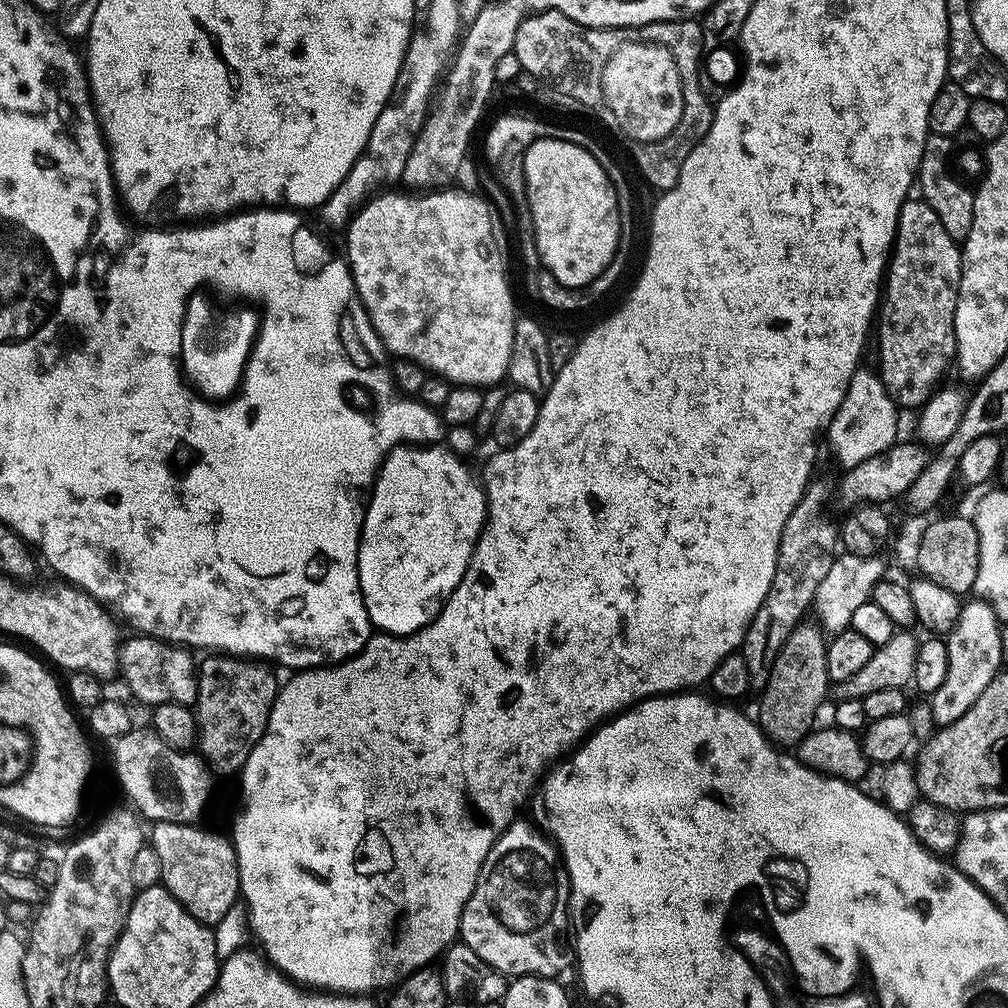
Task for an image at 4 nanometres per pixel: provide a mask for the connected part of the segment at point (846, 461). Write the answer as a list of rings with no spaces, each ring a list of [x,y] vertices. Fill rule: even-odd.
[[[857,370],[850,378],[850,386],[846,390],[846,398],[842,398],[842,406],[828,423],[826,440],[832,447],[832,456],[847,470],[858,466],[858,462],[866,462],[866,458],[874,458],[874,454],[882,454],[887,448],[897,443],[896,412],[898,405],[892,395],[886,391],[875,371]]]

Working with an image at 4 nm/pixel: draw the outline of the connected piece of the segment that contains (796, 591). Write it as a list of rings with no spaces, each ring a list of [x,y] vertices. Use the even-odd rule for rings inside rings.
[[[809,483],[804,497],[798,506],[786,518],[786,526],[782,530],[782,538],[776,555],[774,582],[770,582],[770,590],[766,598],[762,598],[762,606],[758,606],[758,614],[750,622],[744,635],[742,655],[749,671],[751,687],[763,688],[776,655],[783,644],[790,638],[791,632],[802,624],[804,615],[809,615],[815,605],[818,586],[822,586],[822,578],[830,571],[830,566],[838,555],[838,528],[824,520],[824,502],[828,498],[828,488],[824,484]]]

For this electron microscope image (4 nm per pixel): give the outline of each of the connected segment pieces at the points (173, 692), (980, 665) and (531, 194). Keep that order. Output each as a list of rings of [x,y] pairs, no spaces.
[[[136,634],[136,637],[133,640],[125,639],[123,641],[122,647],[118,652],[118,666],[122,671],[122,680],[124,676],[124,680],[128,683],[128,688],[133,692],[134,695],[137,696],[138,699],[141,700],[142,703],[148,704],[147,706],[155,706],[158,704],[187,704],[189,706],[195,705],[196,702],[196,678],[198,675],[198,664],[194,659],[192,661],[193,653],[189,651],[187,647],[181,646],[179,644],[169,644],[166,640],[157,640],[154,636],[145,636],[143,634]]]
[[[979,598],[961,603],[958,622],[947,633],[946,643],[950,654],[950,666],[946,669],[946,678],[938,690],[931,693],[930,701],[933,718],[937,725],[943,726],[962,718],[974,702],[990,686],[990,682],[1001,671],[1000,659],[1004,656],[1004,640],[1000,637],[1002,621],[994,614],[992,607]]]
[[[539,140],[524,152],[522,188],[526,200],[528,196],[526,212],[532,216],[536,252],[542,268],[549,271],[562,286],[586,287],[592,279],[602,274],[602,270],[614,258],[619,244],[619,206],[610,178],[589,149],[569,140]]]

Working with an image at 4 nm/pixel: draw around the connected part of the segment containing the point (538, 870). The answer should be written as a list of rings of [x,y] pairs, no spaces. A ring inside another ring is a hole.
[[[513,822],[512,825],[500,835],[498,842],[494,842],[494,846],[490,850],[490,854],[486,854],[486,862],[480,868],[478,874],[478,882],[474,886],[474,890],[470,894],[470,898],[466,902],[466,906],[460,915],[459,939],[469,948],[474,950],[474,954],[478,954],[478,958],[482,958],[482,962],[488,968],[494,969],[495,972],[501,972],[503,976],[515,978],[517,976],[550,976],[559,977],[560,971],[567,966],[568,960],[570,964],[570,948],[564,945],[564,931],[570,928],[570,889],[568,886],[568,872],[562,863],[562,857],[558,851],[557,845],[543,831],[535,832],[528,824],[520,824],[521,822]]]

